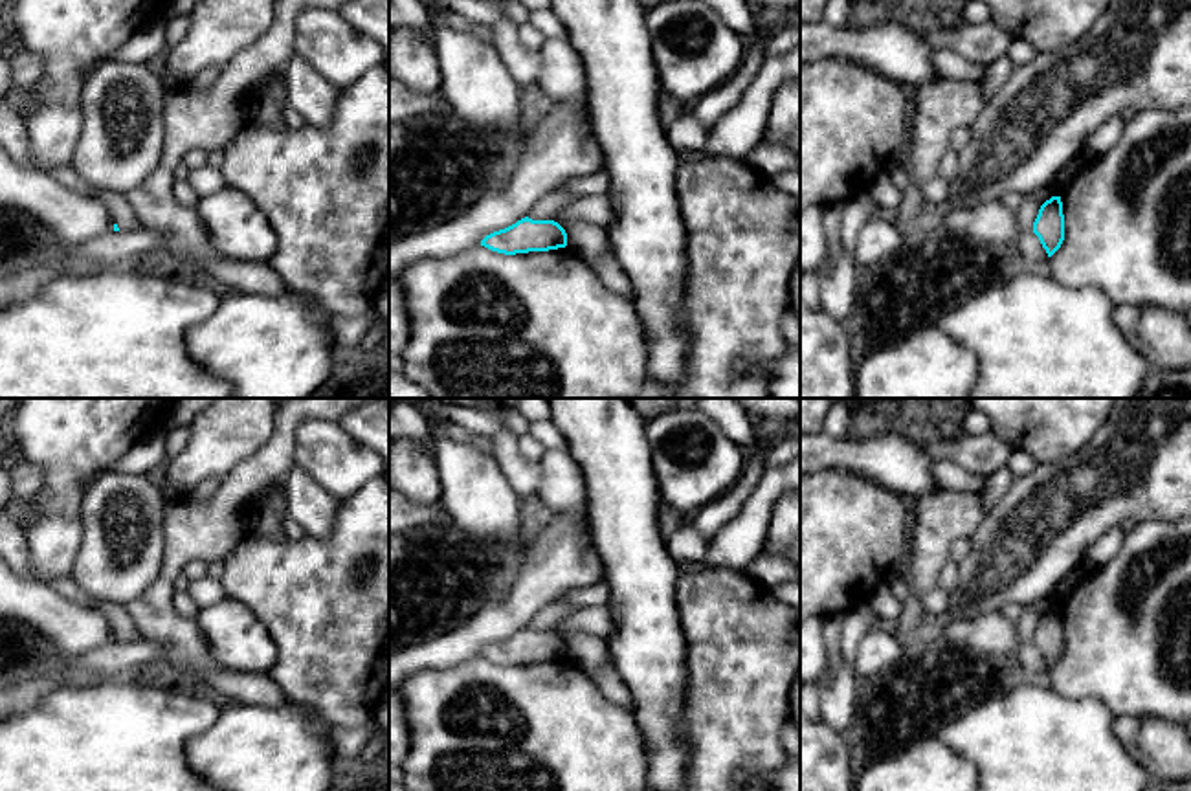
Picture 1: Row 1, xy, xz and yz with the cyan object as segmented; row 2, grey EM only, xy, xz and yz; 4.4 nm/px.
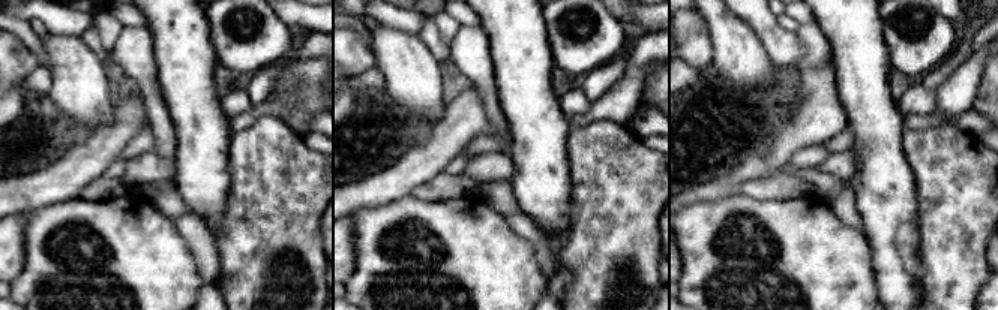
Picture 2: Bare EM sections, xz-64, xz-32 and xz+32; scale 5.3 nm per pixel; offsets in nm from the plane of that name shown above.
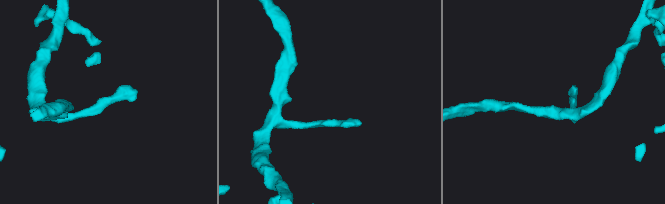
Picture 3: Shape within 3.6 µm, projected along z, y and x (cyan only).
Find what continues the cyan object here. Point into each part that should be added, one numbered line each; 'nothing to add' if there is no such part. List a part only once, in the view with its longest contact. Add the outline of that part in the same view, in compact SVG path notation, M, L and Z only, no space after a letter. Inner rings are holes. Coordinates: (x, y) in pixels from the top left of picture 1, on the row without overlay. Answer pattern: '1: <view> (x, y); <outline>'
nothing to add

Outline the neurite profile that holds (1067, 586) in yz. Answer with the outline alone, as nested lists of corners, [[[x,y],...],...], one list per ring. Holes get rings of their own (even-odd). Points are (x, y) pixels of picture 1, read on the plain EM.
[[[1083,565],[1075,574],[1070,574],[1066,578],[1063,578],[1053,593],[1052,593],[1052,602],[1053,602],[1053,607],[1061,607],[1063,602],[1075,591],[1075,587],[1081,584],[1083,580],[1083,574],[1088,571],[1086,565]]]

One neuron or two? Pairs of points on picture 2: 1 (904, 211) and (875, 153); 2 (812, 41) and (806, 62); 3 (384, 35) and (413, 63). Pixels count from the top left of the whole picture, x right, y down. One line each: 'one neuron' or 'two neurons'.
1: one neuron
2: one neuron
3: one neuron

